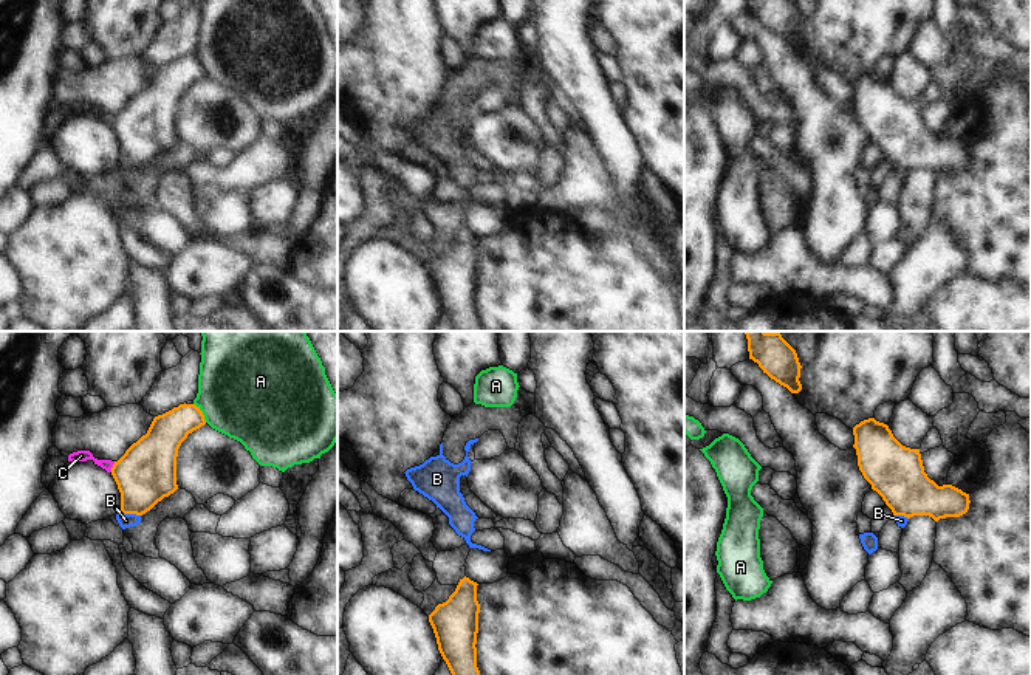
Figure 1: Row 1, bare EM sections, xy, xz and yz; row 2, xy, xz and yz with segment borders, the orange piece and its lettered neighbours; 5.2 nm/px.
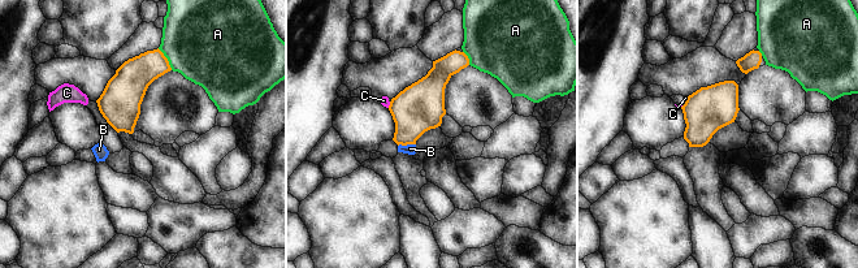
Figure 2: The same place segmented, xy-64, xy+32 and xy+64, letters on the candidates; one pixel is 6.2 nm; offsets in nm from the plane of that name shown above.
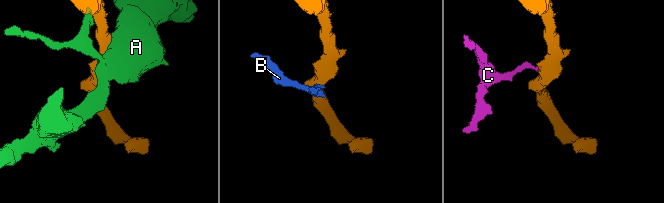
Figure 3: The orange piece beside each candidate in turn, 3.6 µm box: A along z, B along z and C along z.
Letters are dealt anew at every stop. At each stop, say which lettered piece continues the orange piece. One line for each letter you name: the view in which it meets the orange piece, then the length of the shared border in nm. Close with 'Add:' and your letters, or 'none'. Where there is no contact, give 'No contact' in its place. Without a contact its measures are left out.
Add: none.

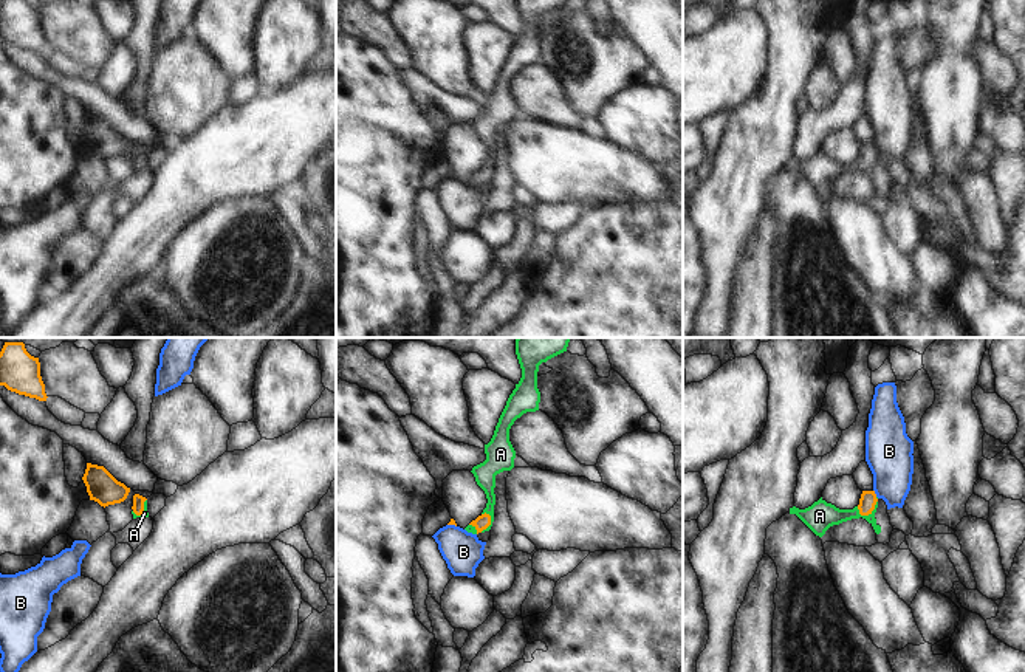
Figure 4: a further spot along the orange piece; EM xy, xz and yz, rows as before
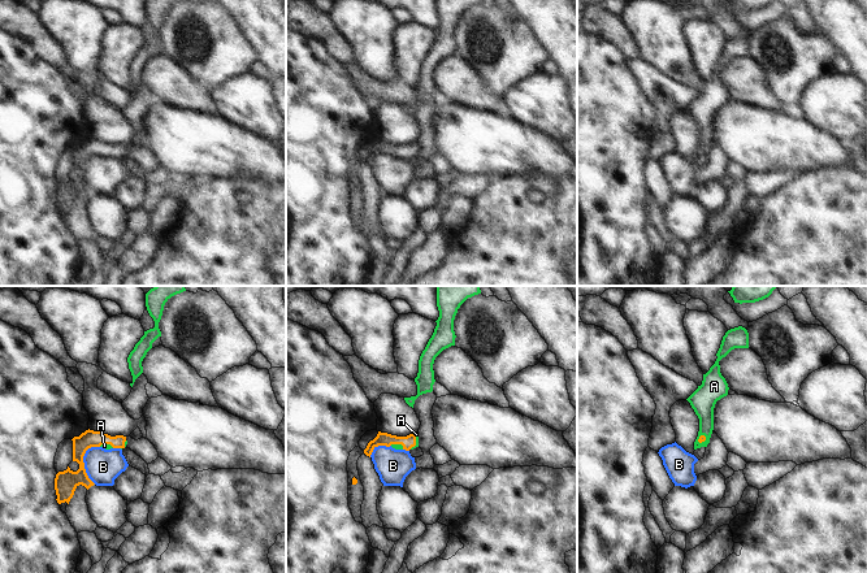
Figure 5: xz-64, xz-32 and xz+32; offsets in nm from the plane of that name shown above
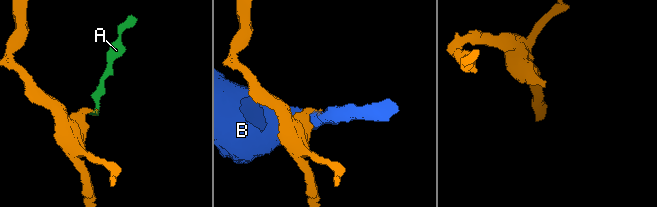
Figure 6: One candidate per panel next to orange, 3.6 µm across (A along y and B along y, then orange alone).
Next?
A: Touches orange in yz. Shared border 130 nm
Add: A.

